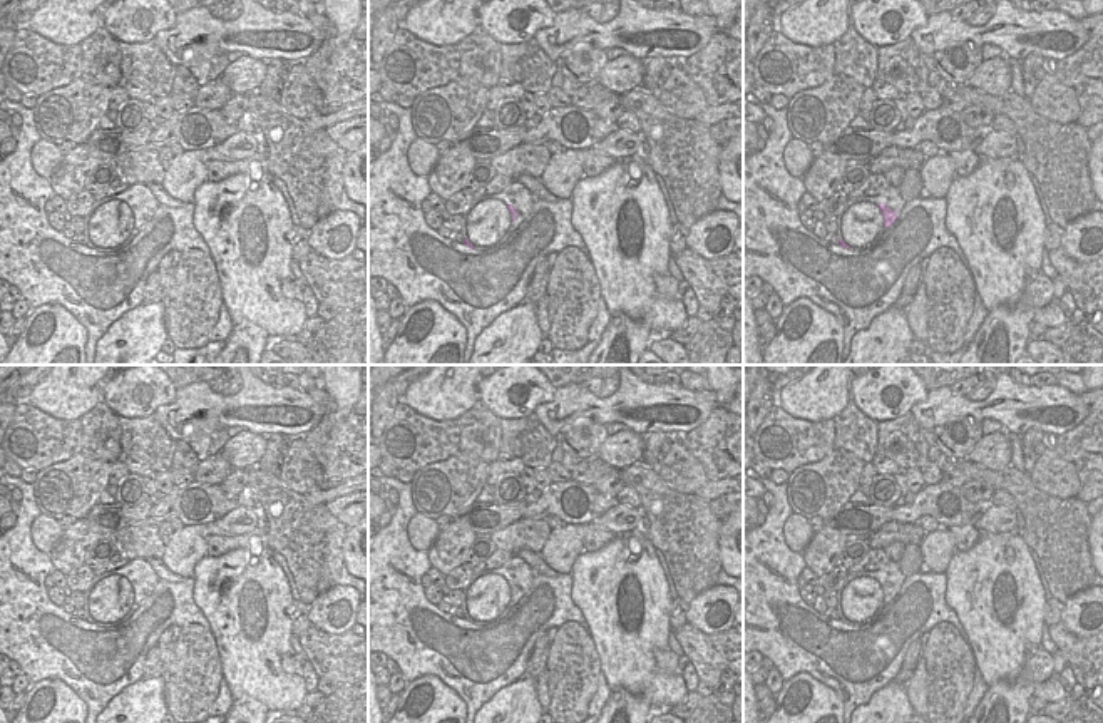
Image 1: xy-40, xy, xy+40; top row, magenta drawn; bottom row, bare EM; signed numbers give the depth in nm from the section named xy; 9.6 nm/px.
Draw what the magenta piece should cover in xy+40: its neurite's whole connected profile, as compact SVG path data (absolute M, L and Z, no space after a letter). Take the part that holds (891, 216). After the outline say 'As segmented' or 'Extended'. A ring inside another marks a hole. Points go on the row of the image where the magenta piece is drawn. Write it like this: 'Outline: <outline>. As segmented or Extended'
Outline: M894 186L879 196L864 196L854 201L847 211L837 216L842 233L839 244L850 251L862 251L872 246L897 221L905 206L899 187Z. Extended

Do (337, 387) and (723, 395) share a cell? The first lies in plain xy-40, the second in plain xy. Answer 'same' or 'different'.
same

